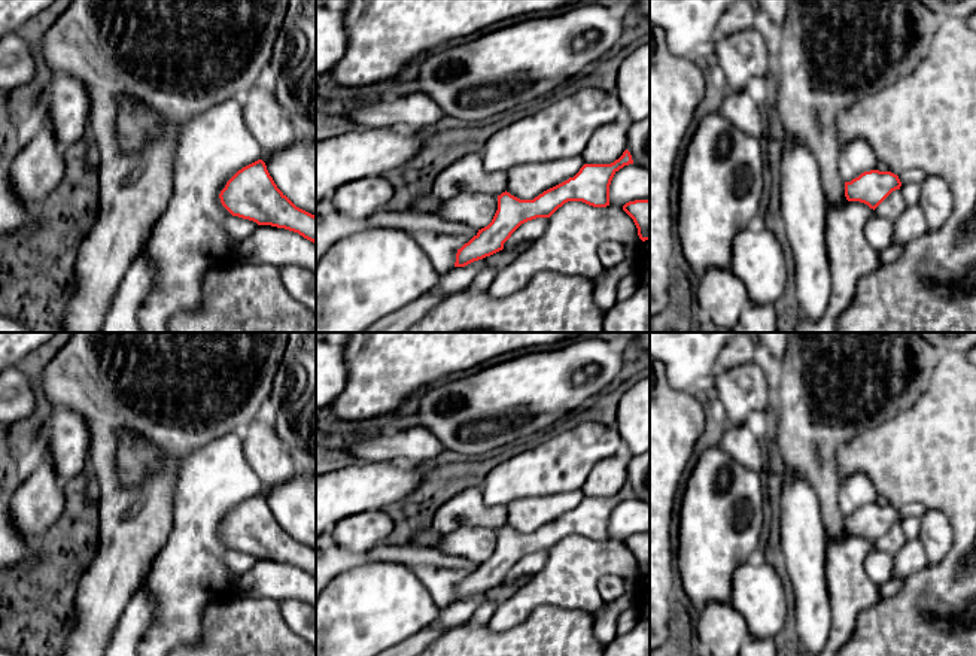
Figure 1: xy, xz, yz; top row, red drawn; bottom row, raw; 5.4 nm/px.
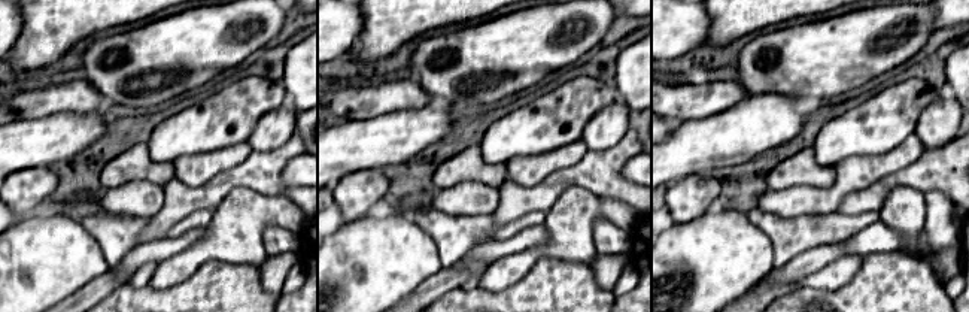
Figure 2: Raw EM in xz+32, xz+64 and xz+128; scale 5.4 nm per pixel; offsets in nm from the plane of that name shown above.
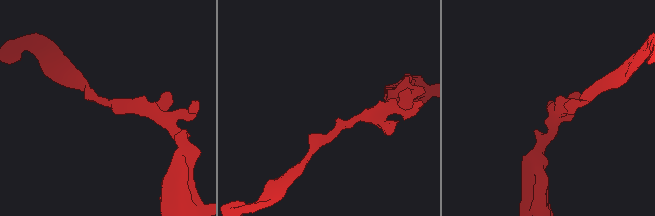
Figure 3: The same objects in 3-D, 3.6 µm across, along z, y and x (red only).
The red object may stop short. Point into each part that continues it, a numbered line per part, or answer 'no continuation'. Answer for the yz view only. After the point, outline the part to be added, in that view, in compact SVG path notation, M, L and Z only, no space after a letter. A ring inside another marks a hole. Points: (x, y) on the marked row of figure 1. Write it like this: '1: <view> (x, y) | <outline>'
1: yz (833, 52) | M790 0L779 43L779 78L772 91L784 131L811 149L821 167L828 204L848 201L839 173L837 113L909 76L928 55L942 18L918 0Z

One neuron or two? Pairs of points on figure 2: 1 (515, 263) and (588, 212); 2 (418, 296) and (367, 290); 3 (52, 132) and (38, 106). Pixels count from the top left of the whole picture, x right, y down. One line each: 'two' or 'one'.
1: one
2: two
3: two

